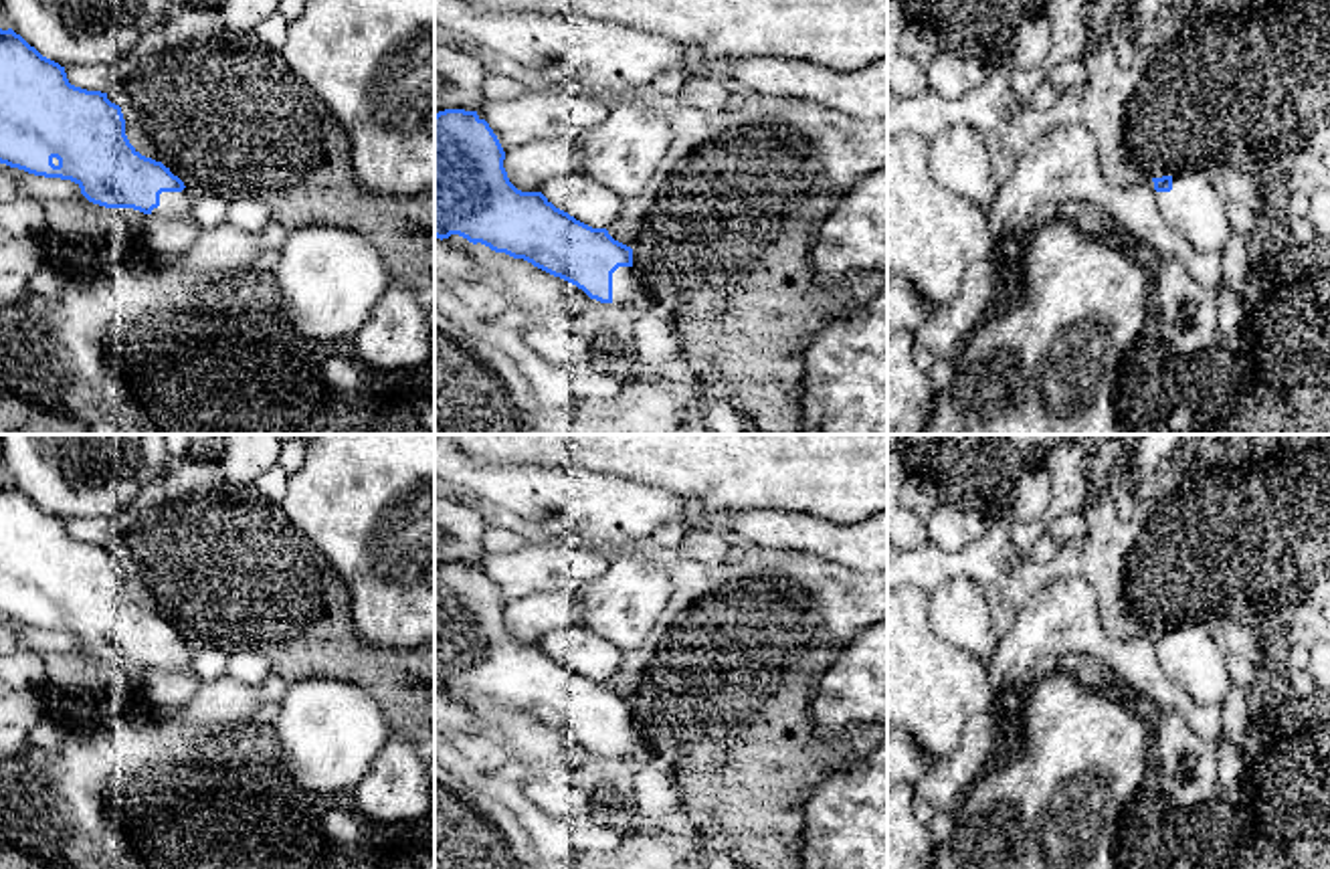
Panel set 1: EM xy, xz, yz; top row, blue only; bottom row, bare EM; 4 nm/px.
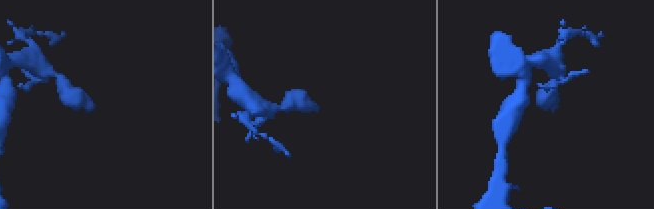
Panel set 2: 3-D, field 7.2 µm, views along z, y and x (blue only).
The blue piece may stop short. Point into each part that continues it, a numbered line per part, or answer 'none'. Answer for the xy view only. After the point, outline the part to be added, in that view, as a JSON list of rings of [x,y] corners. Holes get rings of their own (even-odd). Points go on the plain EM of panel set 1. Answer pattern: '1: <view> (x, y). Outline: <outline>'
1: xy (172, 657). Outline: [[[162,645],[160,659],[152,663],[154,669],[194,673],[194,645]],[[194,673],[196,675],[196,673]]]

